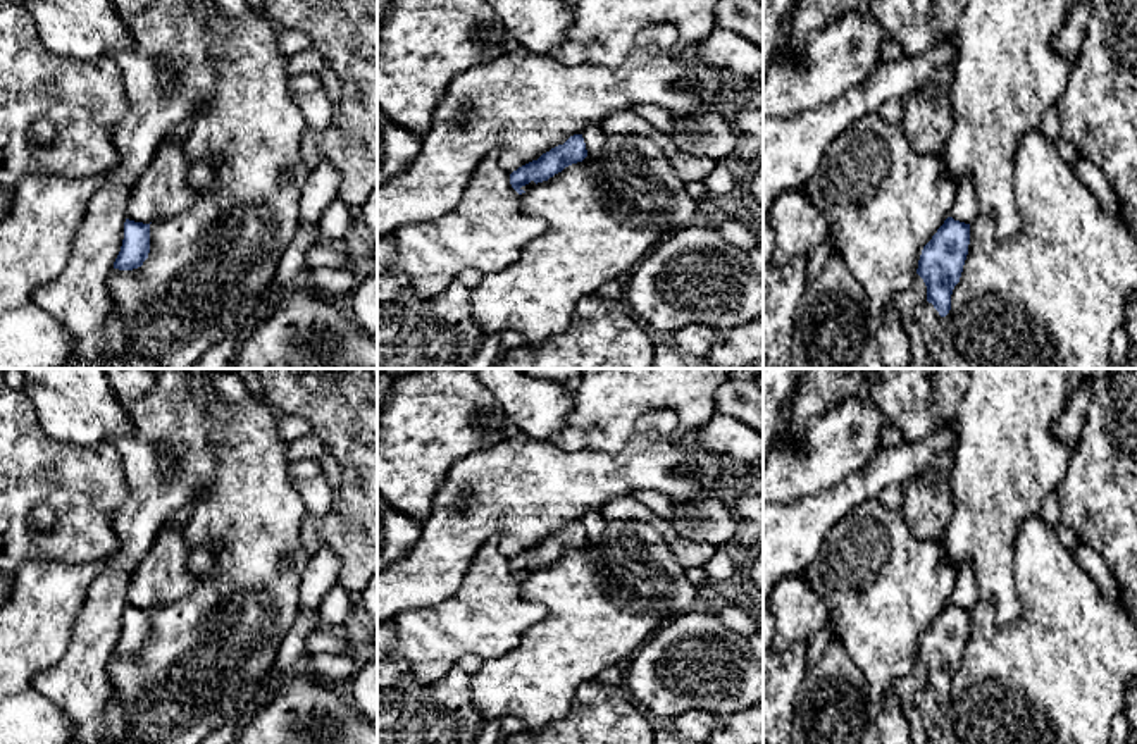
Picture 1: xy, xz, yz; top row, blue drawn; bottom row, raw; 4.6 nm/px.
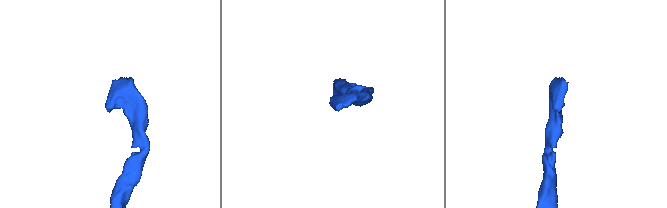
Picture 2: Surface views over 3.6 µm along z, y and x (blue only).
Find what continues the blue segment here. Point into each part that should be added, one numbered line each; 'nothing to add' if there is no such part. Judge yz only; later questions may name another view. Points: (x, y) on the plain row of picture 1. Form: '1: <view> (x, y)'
1: yz (965, 595)

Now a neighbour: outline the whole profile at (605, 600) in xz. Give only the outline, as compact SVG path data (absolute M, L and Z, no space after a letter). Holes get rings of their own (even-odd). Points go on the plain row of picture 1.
M644 520L608 522L598 541L587 539L582 548L522 579L520 594L543 604L548 615L522 634L513 651L484 660L481 670L472 675L470 694L472 706L482 715L484 723L493 718L519 716L531 734L565 716L581 684L596 679L610 666L624 666L663 622L694 610L705 598L705 591L686 577L660 529Z

